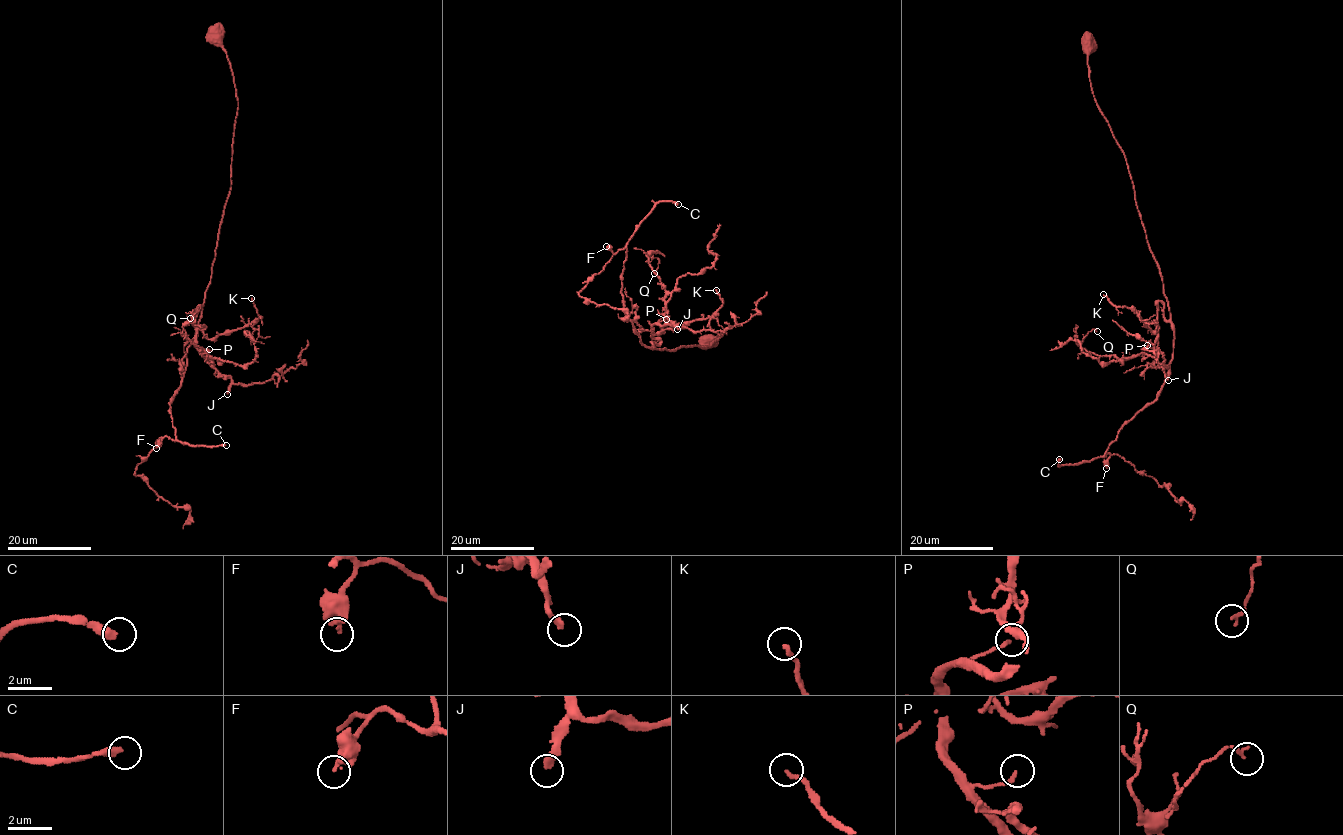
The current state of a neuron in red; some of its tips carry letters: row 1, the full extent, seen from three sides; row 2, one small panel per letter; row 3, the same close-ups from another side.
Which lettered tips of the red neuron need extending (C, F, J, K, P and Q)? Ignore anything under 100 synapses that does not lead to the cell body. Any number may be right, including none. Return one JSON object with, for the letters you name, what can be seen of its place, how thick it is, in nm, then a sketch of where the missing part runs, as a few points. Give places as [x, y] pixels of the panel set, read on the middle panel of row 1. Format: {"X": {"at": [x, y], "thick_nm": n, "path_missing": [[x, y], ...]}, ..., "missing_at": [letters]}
{"C": {"at": [678, 204], "thick_nm": 360, "path_missing": [[678, 204], [675, 265], [684, 301], [716, 331], [750, 351], [740, 351], [755, 353], [726, 361]]}, "J": {"at": [677, 329], "thick_nm": 280, "path_missing": [[677, 329], [670, 329], [658, 335], [655, 332], [677, 304], [692, 268], [690, 256]]}, "missing_at": ["C", "J"]}

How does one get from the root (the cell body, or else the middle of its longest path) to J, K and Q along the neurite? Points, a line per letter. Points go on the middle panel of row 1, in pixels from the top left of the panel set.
J: (709, 344), (722, 332), (708, 347), (653, 345), (661, 341), (653, 324), (682, 327), (677, 329)
K: (709, 344), (722, 332), (708, 347), (669, 350), (655, 348), (652, 334), (711, 316), (722, 304), (716, 290)
Q: (709, 344), (722, 332), (708, 347), (653, 345), (653, 324), (667, 318), (654, 273)

